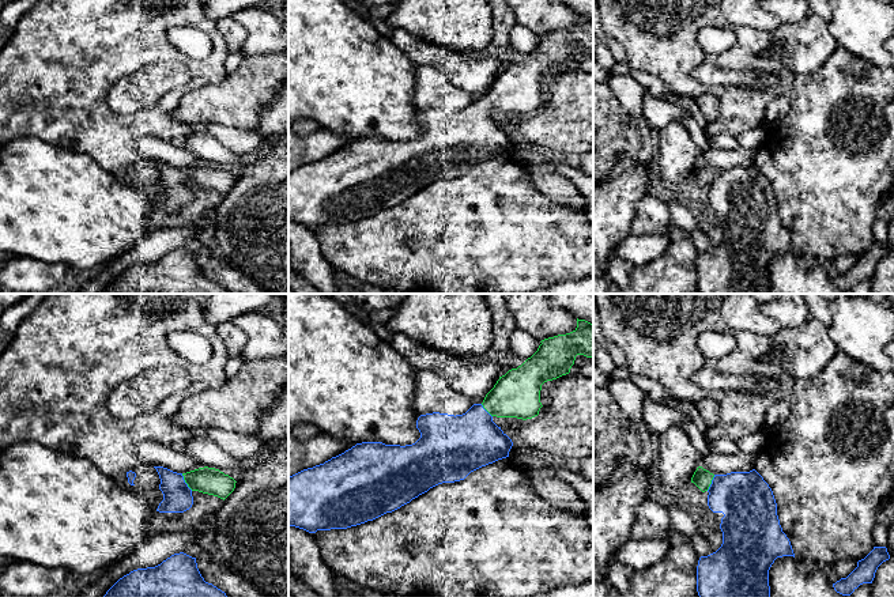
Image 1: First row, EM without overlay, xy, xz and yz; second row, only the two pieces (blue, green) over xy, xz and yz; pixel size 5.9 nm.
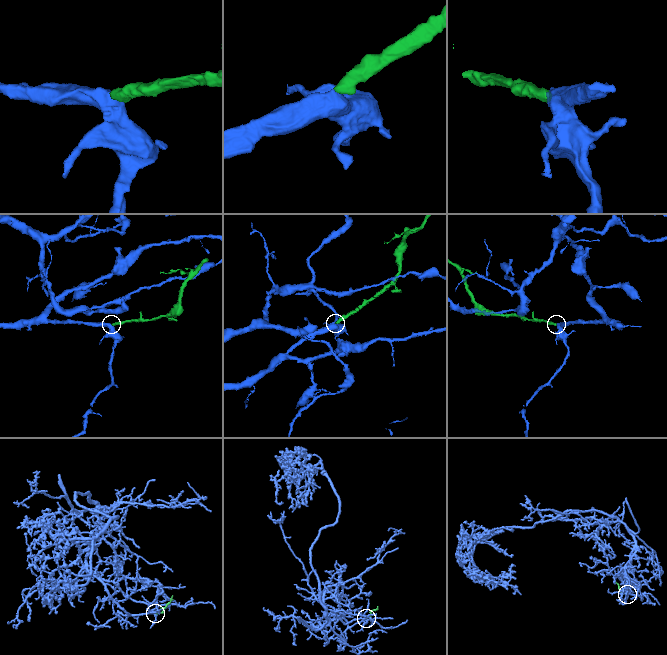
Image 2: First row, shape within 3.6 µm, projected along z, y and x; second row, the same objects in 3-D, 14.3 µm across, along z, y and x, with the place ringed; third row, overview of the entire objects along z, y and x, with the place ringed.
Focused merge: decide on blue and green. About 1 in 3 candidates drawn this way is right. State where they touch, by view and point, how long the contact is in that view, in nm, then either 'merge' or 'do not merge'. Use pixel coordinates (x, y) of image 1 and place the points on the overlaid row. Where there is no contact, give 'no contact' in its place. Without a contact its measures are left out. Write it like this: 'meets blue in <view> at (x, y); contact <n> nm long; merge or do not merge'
meets blue in xy at (184, 482); contact 120 nm long; merge

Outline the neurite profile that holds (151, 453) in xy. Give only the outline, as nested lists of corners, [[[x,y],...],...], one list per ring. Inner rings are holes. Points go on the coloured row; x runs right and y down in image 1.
[[[146,441],[137,446],[137,454],[142,462],[151,466],[163,466],[177,473],[186,473],[204,468],[193,460],[186,451],[181,453],[171,446],[163,446],[154,441]]]

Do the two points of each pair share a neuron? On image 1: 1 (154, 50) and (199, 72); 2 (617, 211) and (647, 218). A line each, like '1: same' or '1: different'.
1: same
2: different

